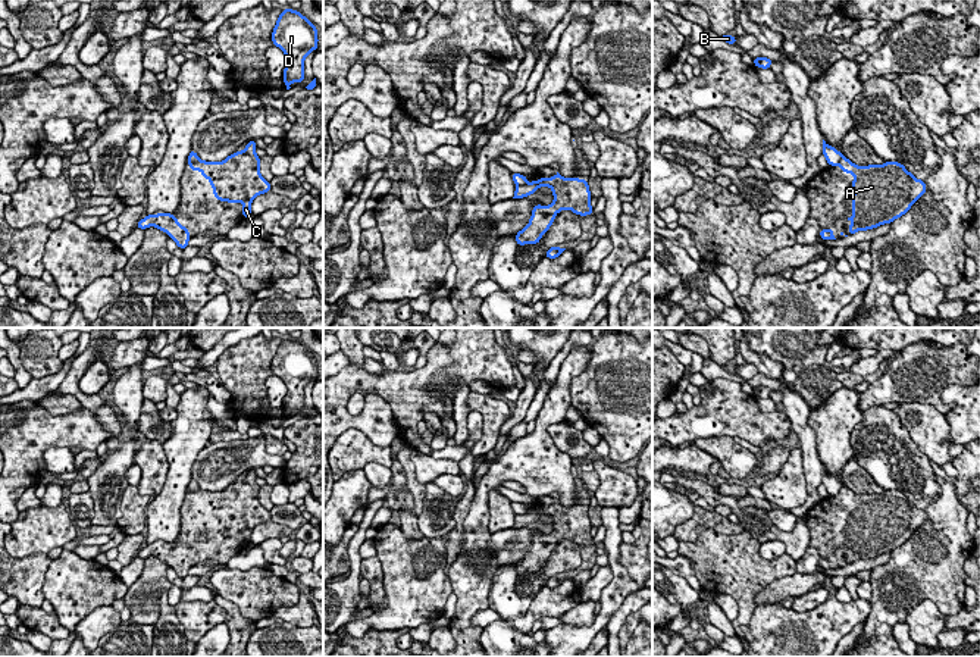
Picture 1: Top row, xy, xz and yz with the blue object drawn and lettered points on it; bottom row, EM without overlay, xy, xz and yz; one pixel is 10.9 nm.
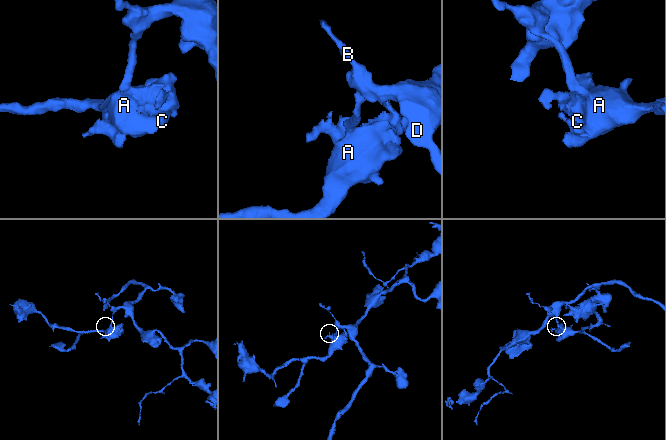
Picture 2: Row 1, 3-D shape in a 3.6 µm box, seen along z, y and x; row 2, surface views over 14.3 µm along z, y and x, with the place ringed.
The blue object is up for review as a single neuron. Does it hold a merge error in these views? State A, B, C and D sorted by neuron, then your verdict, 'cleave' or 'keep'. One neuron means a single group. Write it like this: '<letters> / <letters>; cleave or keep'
A C / B D; cleave

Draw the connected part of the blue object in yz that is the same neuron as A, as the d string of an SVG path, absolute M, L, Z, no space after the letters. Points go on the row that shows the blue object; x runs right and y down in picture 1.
M843 156L839 165L839 170L854 176L848 235L892 223L927 191L924 181L917 179L895 160L858 166Z

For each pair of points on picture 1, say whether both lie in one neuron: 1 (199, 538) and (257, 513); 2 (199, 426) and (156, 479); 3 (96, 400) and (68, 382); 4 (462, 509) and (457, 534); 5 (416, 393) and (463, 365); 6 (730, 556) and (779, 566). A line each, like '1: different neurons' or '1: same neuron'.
1: same neuron
2: different neurons
3: same neuron
4: same neuron
5: same neuron
6: same neuron

